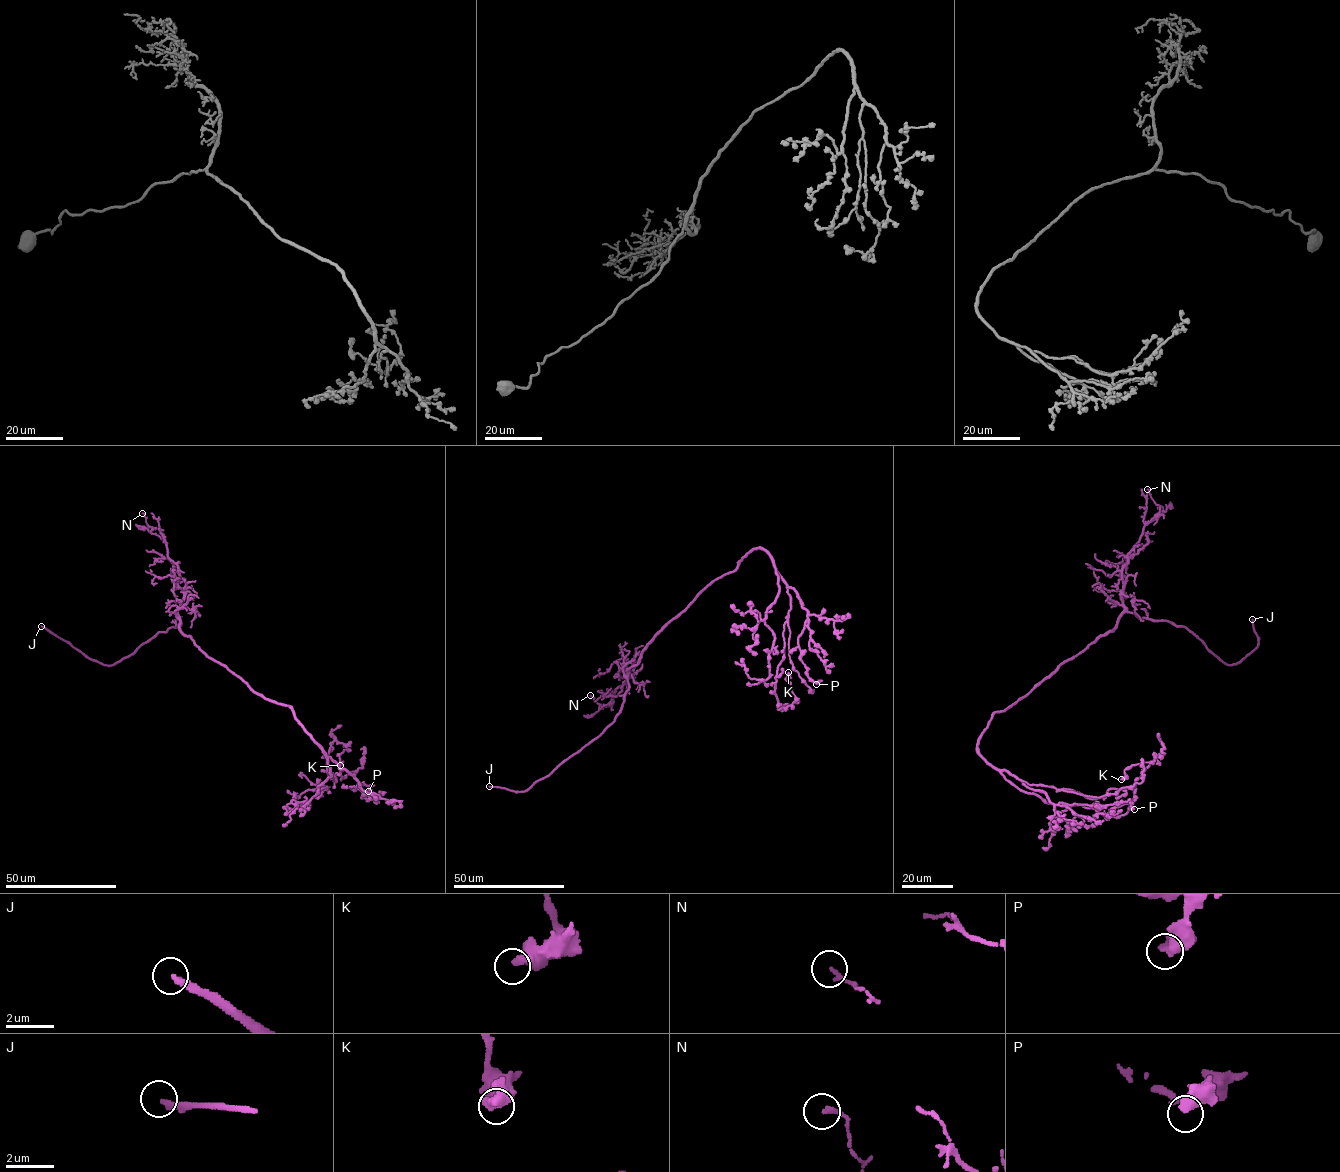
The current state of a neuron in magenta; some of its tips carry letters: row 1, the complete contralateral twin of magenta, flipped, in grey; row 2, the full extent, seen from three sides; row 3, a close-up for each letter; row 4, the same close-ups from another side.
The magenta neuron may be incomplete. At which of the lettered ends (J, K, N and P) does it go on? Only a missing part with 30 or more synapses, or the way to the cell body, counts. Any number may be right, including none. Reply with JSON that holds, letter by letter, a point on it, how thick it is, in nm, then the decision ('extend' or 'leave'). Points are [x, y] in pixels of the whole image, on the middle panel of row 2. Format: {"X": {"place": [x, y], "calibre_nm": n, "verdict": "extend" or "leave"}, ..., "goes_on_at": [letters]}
{"J": {"place": [489, 786], "calibre_nm": 260, "verdict": "extend"}, "K": {"place": [788, 672], "calibre_nm": 500, "verdict": "leave"}, "N": {"place": [590, 695], "calibre_nm": 160, "verdict": "leave"}, "P": {"place": [816, 684], "calibre_nm": 550, "verdict": "leave"}, "goes_on_at": ["J"]}

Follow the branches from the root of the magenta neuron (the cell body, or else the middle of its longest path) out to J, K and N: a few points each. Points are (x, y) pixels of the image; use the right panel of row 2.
J: (1028, 693), (1111, 631), (1125, 612), (1185, 627), (1228, 665), (1235, 665), (1257, 645), (1252, 619)
K: (1028, 693), (981, 735), (988, 763), (1099, 798), (1131, 786), (1161, 751), (1121, 779)
N: (1028, 693), (1116, 625), (1124, 610), (1122, 568), (1143, 527), (1161, 507), (1154, 502), (1147, 489)

